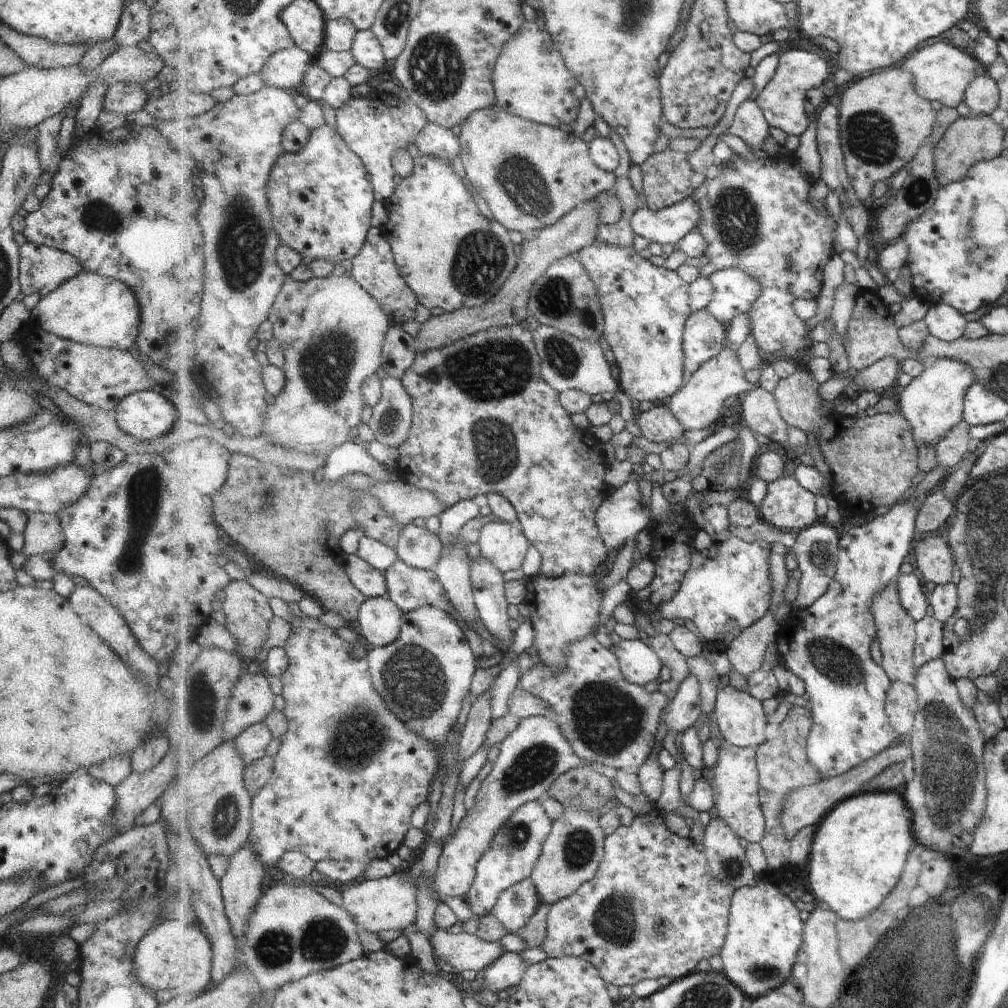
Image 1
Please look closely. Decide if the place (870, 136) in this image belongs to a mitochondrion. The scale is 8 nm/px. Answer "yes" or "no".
yes

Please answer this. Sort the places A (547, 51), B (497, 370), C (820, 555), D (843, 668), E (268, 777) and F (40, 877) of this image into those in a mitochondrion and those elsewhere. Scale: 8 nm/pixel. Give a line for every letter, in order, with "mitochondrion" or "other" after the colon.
A: other
B: mitochondrion
C: mitochondrion
D: mitochondrion
E: other
F: other

